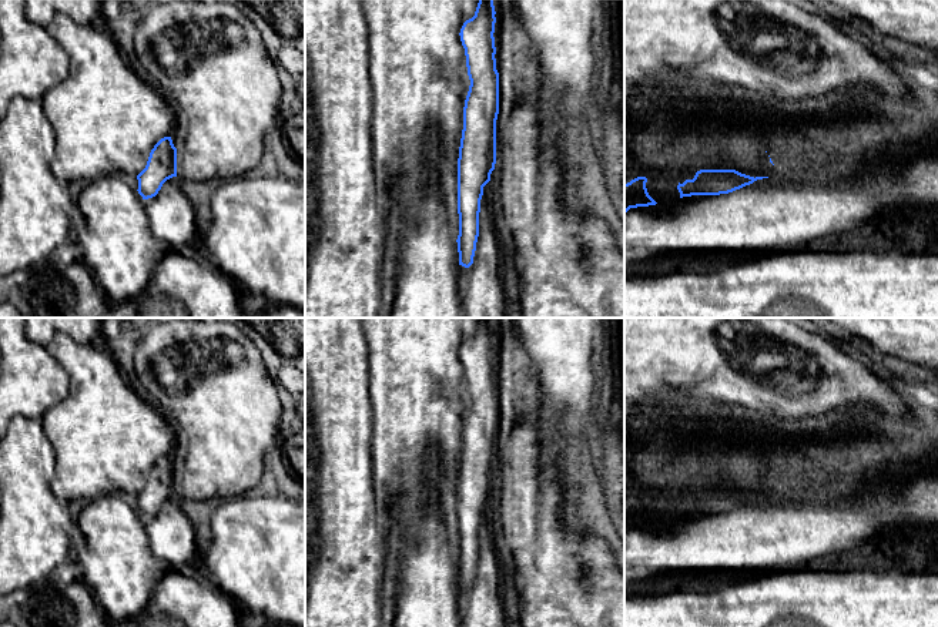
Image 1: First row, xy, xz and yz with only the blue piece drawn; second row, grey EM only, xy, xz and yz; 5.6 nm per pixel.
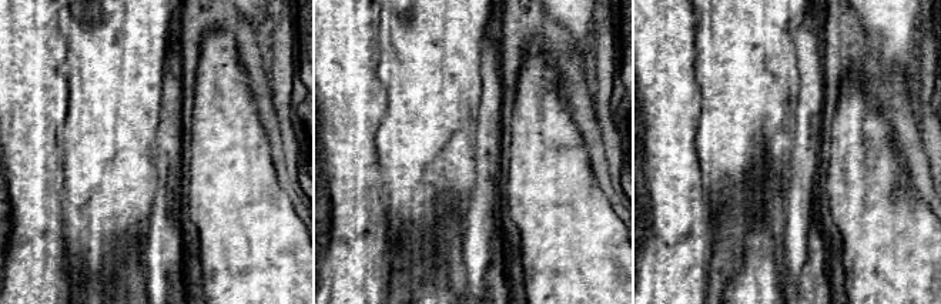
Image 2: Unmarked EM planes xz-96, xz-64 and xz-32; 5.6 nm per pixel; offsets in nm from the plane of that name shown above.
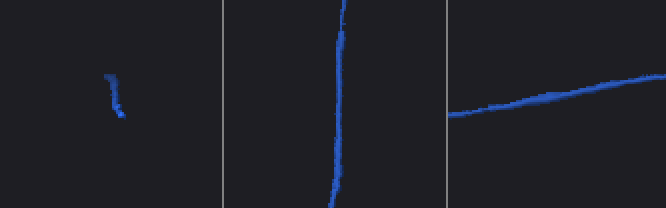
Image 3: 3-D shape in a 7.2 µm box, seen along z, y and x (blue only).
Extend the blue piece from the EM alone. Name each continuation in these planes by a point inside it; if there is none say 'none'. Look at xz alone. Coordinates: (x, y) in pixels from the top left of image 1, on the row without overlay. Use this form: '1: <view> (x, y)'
none

